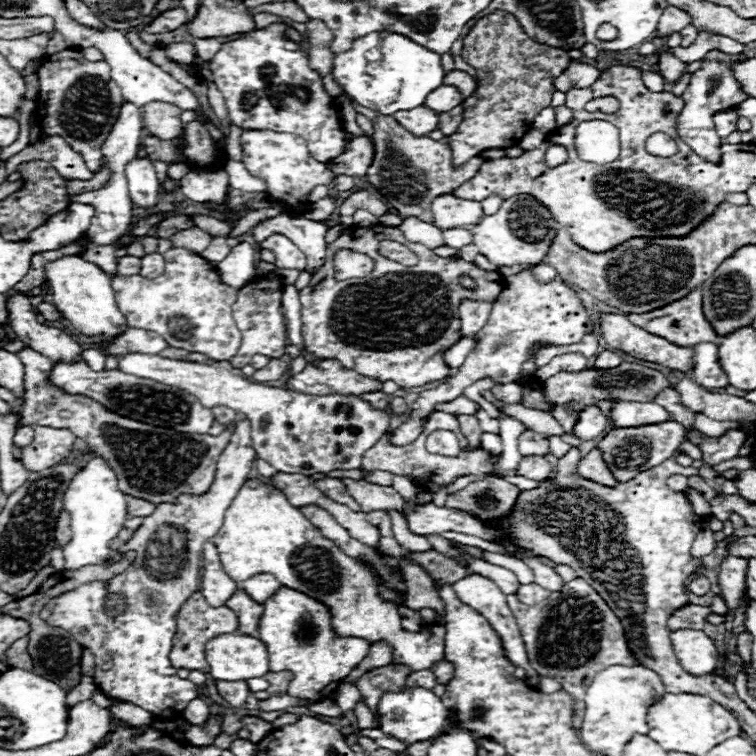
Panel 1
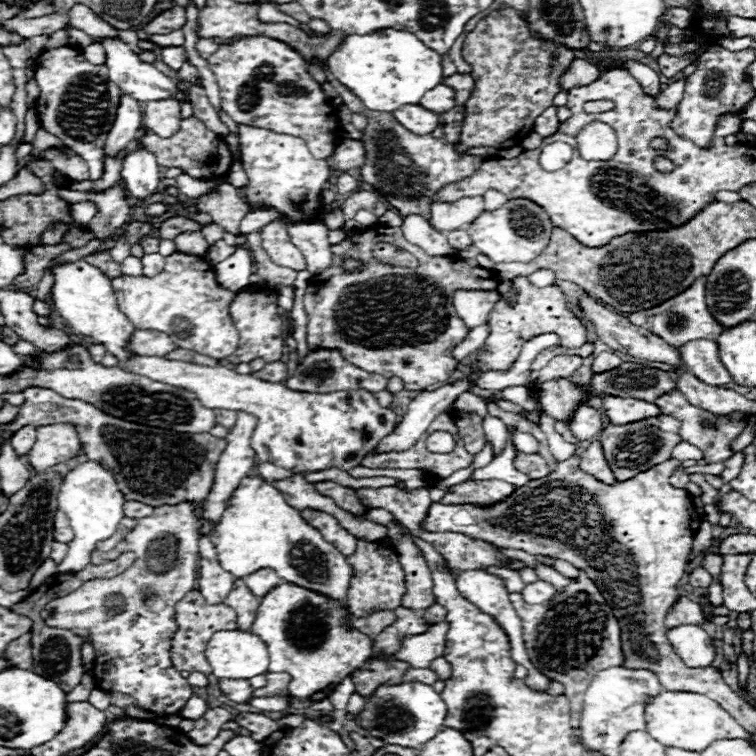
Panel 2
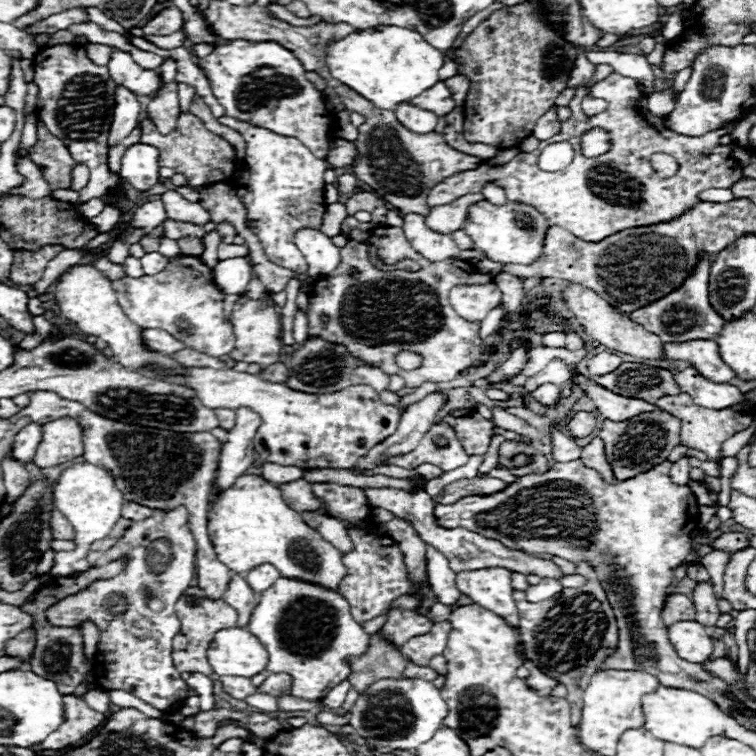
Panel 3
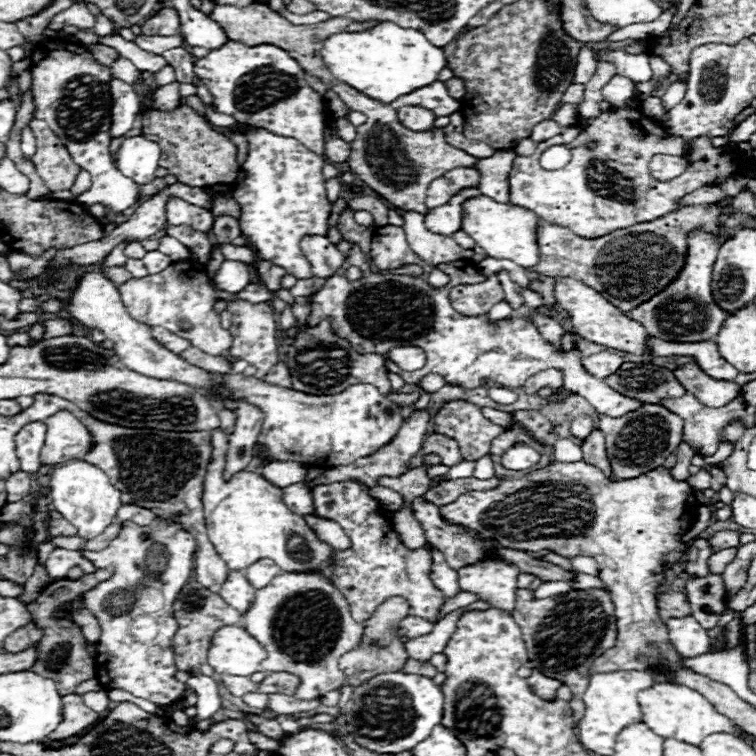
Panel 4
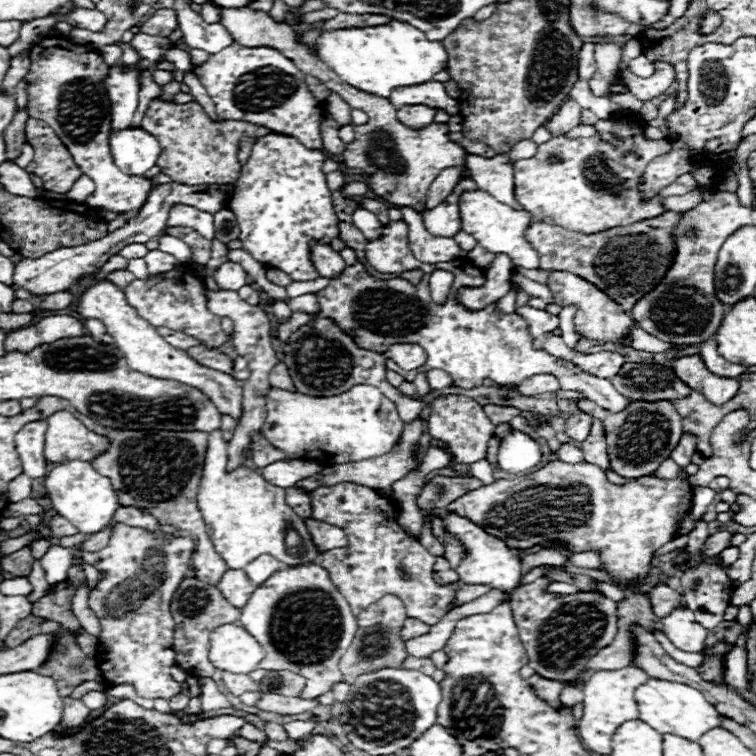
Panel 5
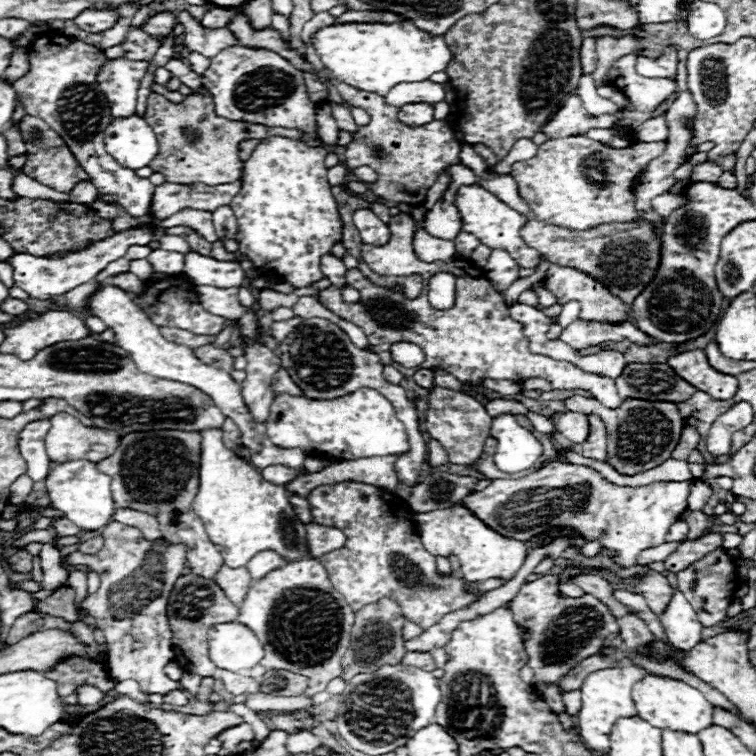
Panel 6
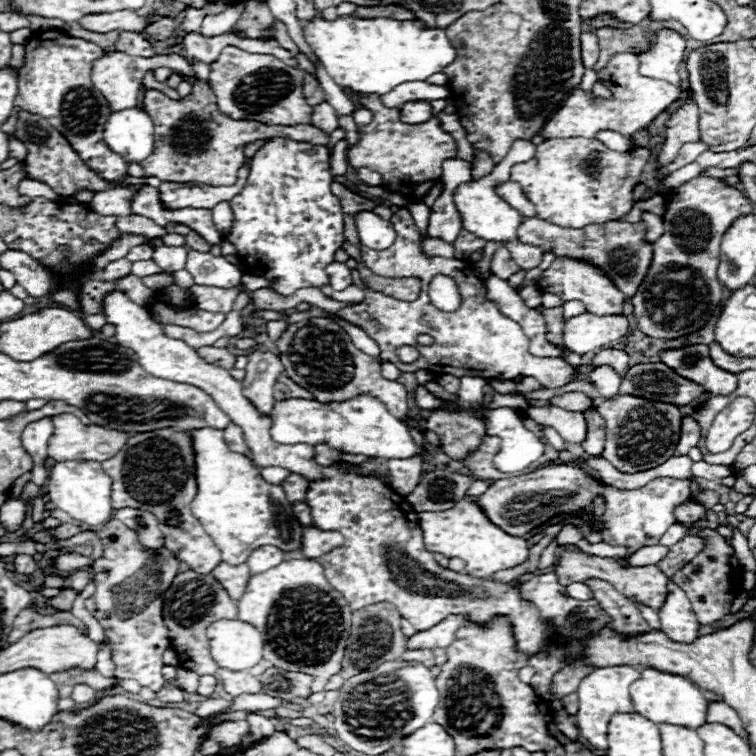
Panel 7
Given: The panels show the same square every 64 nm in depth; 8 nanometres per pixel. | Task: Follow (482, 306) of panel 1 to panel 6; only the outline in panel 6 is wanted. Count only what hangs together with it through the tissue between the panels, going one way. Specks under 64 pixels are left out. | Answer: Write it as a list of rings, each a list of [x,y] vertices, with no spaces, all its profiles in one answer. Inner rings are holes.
[[[492,250],[488,264],[484,266],[486,278],[500,294],[506,292],[514,280],[518,280],[518,270],[520,266],[516,264],[516,260],[512,260],[512,256],[508,256],[508,252],[504,250]]]

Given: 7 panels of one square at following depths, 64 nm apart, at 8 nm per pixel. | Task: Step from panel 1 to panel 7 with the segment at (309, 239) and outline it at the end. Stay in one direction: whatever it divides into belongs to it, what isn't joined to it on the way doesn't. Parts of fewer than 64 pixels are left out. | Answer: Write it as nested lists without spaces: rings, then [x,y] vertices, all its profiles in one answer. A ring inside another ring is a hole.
[[[332,262],[332,264],[328,264],[326,272],[328,272],[328,276],[330,276],[330,286],[332,286],[334,290],[338,290],[338,292],[352,284],[350,270],[348,270],[348,266],[342,264],[342,262]]]

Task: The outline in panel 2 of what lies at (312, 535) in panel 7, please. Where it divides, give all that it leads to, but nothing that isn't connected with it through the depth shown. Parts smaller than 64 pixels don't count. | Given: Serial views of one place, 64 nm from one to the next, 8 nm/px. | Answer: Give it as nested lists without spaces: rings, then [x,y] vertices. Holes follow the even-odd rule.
[[[312,508],[308,510],[302,510],[302,518],[312,524],[314,528],[320,530],[320,534],[324,536],[324,540],[336,544],[336,548],[340,548],[340,552],[344,556],[350,556],[356,552],[356,538],[350,536],[342,526],[340,522],[334,518],[334,516],[328,516],[324,512],[316,512]]]

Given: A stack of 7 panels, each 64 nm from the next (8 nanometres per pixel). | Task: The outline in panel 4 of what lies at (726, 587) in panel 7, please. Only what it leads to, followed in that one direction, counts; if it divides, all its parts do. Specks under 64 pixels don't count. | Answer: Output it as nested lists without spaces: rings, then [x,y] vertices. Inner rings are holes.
[[[708,574],[704,578],[690,576],[686,582],[686,596],[692,606],[692,614],[700,622],[700,626],[708,630],[716,628],[726,602],[722,576],[716,574]]]

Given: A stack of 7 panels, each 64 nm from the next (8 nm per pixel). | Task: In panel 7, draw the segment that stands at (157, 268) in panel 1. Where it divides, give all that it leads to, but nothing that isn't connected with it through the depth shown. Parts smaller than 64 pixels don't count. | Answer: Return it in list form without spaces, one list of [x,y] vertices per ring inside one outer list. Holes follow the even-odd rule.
[[[158,246],[158,248],[154,248],[152,260],[154,260],[164,272],[176,272],[176,270],[182,270],[182,268],[184,268],[186,256],[188,256],[188,248],[184,248],[184,246],[180,246],[180,248]]]

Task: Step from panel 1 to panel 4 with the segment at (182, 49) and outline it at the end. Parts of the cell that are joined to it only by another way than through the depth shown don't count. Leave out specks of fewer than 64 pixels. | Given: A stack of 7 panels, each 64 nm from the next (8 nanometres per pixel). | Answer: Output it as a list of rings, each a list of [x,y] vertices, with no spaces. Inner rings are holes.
[[[168,64],[168,66],[164,66],[162,70],[158,70],[158,72],[154,72],[154,82],[156,82],[156,86],[164,86],[164,84],[170,84],[170,82],[174,82],[176,78],[174,78],[174,68]]]

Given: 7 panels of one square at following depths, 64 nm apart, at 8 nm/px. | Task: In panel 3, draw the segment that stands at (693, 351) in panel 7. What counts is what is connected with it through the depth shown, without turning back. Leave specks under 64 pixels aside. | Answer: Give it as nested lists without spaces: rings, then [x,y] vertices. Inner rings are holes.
[[[692,366],[676,374],[674,380],[680,386],[680,390],[686,392],[692,398],[692,402],[702,408],[724,410],[724,408],[732,408],[736,404],[746,402],[746,396],[736,386],[712,384],[704,380]]]

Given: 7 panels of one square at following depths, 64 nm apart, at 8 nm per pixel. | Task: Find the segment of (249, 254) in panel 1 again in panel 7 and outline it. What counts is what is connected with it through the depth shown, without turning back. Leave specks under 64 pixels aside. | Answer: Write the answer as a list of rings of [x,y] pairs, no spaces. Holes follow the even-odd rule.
[[[188,252],[186,270],[192,274],[194,284],[198,286],[216,286],[216,288],[236,288],[242,282],[242,268],[230,264],[224,256],[212,256],[210,252]]]

